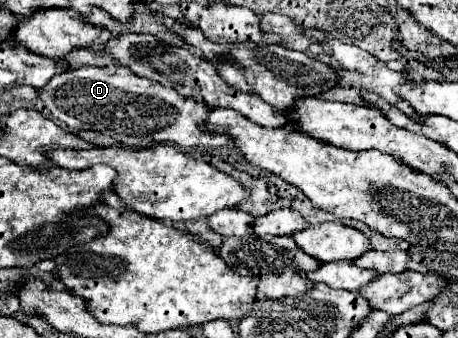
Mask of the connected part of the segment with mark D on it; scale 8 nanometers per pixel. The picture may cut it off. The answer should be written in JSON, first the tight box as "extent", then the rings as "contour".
{"extent":[38,66,232,148],"contour":[[[82,66],[76,70],[66,70],[56,74],[42,90],[38,90],[40,100],[46,104],[50,116],[58,122],[64,122],[70,130],[98,130],[112,136],[114,140],[126,146],[152,146],[152,144],[172,144],[176,148],[206,148],[206,146],[224,146],[232,144],[232,138],[222,134],[210,134],[204,130],[204,120],[208,106],[196,102],[194,98],[179,95],[170,87],[160,86],[148,78],[136,76],[126,66]]]}

